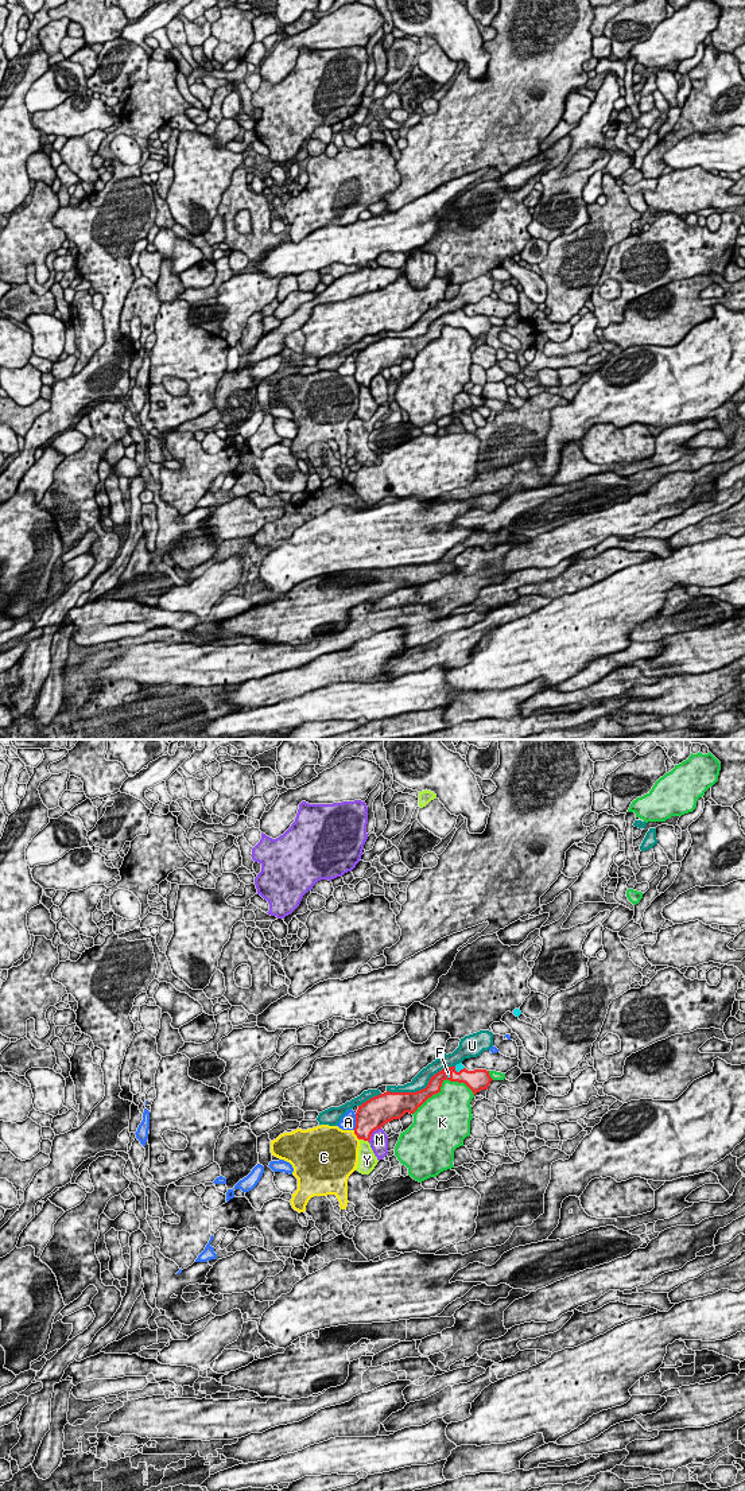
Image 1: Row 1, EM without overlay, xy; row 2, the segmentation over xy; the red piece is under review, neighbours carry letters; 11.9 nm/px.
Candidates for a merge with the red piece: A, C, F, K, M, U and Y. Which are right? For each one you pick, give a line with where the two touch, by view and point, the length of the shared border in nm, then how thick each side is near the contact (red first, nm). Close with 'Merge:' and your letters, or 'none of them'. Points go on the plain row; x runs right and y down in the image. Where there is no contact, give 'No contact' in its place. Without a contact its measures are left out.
F: Touches red at xy (450, 319). Shared border 110 nm. Thickness 190 nm (red) against 50 nm
Merge: F

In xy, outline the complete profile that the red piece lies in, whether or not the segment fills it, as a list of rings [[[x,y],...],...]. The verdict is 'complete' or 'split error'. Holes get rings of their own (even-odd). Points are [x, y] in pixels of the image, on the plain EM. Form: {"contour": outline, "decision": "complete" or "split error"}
{"contour": [[[462,308],[446,312],[431,322],[426,334],[416,338],[384,338],[370,343],[356,358],[354,380],[358,385],[368,387],[375,376],[385,369],[400,365],[406,358],[414,360],[428,343],[441,338],[445,326],[465,329],[476,341],[488,335],[493,326],[486,315],[467,317]]], "decision": "split error"}

